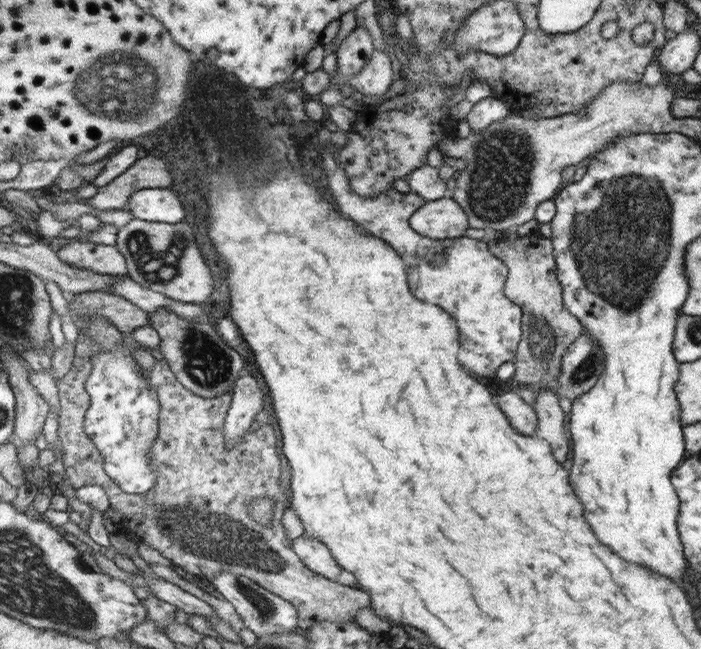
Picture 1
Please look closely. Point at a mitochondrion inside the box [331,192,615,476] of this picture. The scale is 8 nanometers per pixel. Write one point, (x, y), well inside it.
(542, 342)

